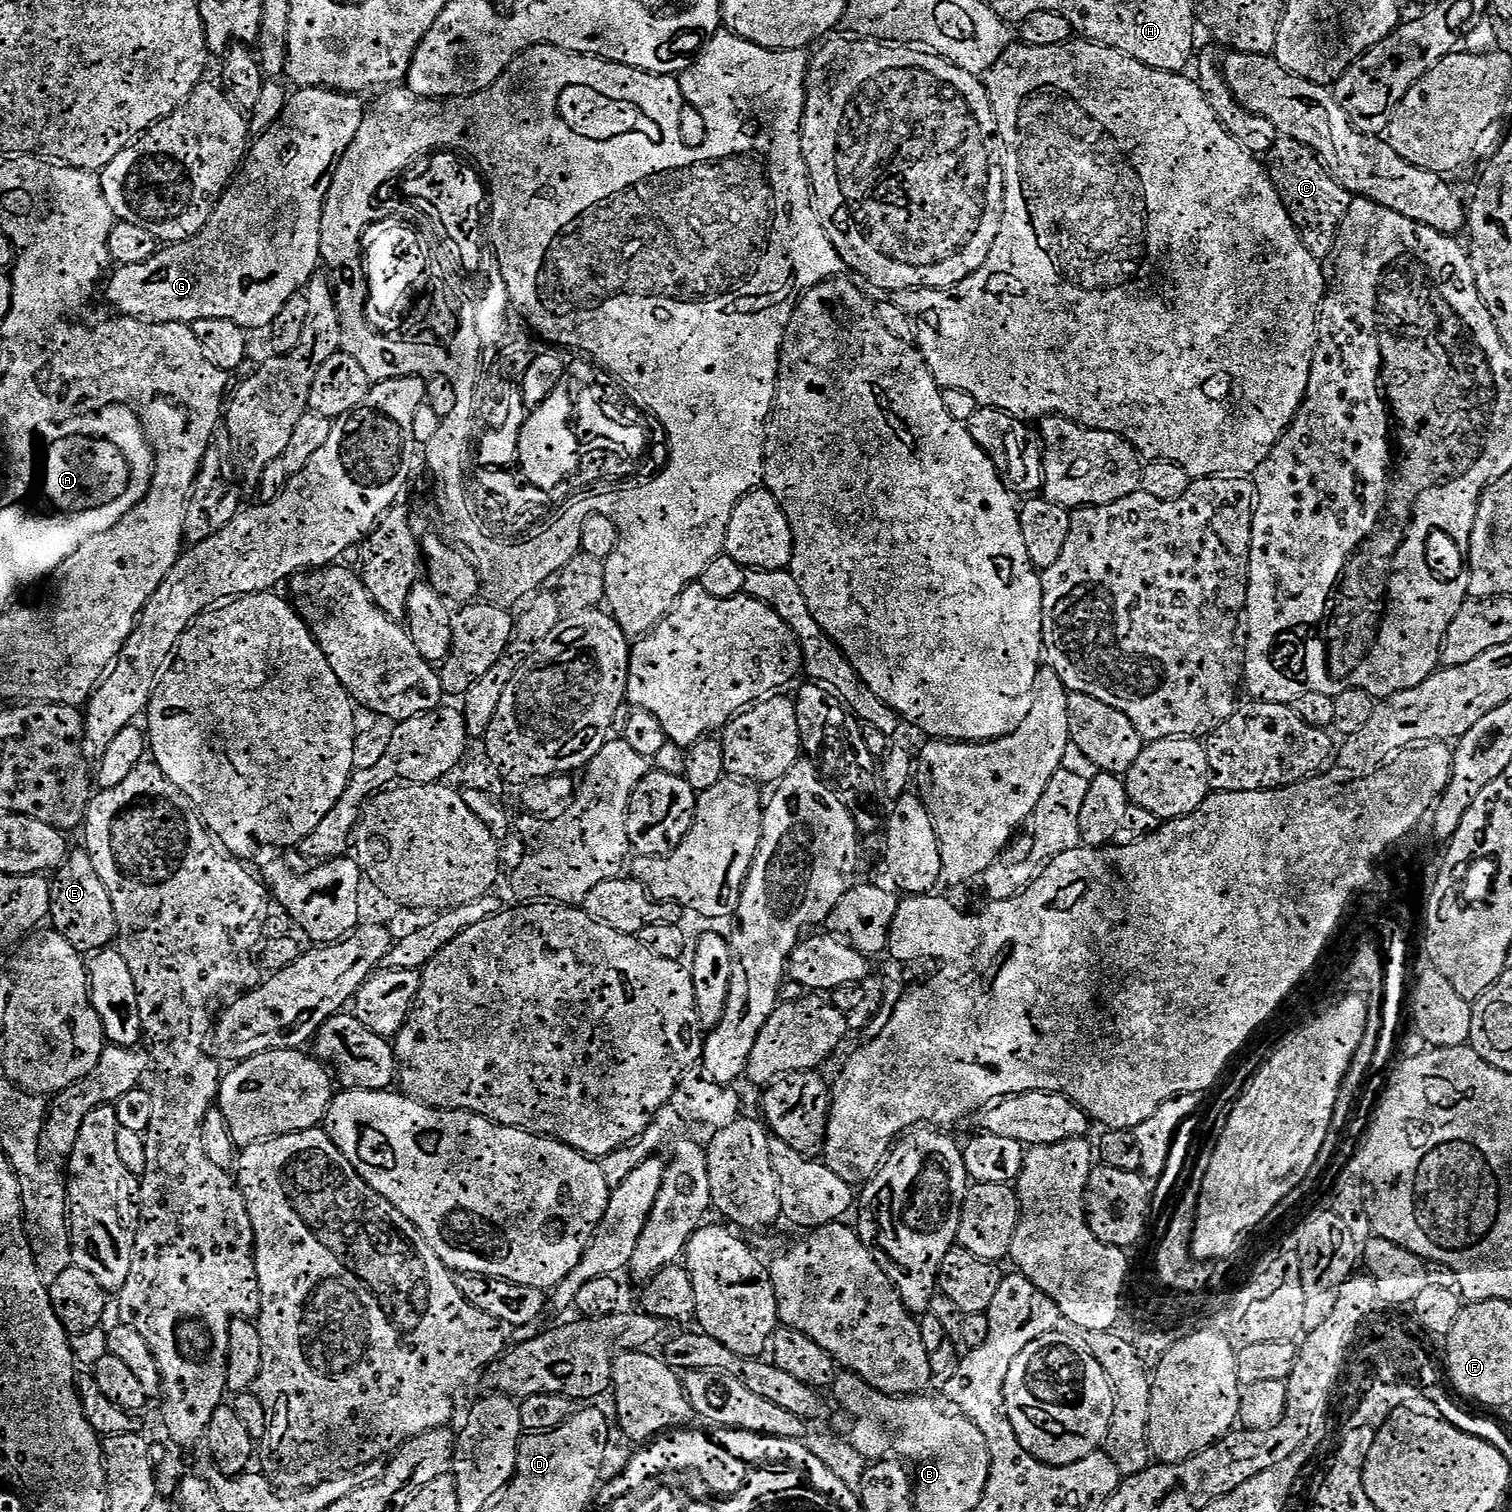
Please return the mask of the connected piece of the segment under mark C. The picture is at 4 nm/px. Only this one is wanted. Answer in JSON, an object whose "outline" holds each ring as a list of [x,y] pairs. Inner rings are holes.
{"outline":[[[1287,138],[1281,139],[1278,147],[1272,152],[1270,163],[1272,163],[1272,168],[1270,167],[1272,184],[1276,187],[1278,198],[1286,210],[1288,221],[1300,236],[1300,243],[1316,260],[1321,262],[1328,260],[1338,242],[1338,234],[1342,234],[1346,218],[1352,213],[1354,197],[1328,173],[1328,169],[1320,163],[1320,158],[1315,152],[1311,152],[1309,148],[1298,142]]]}

